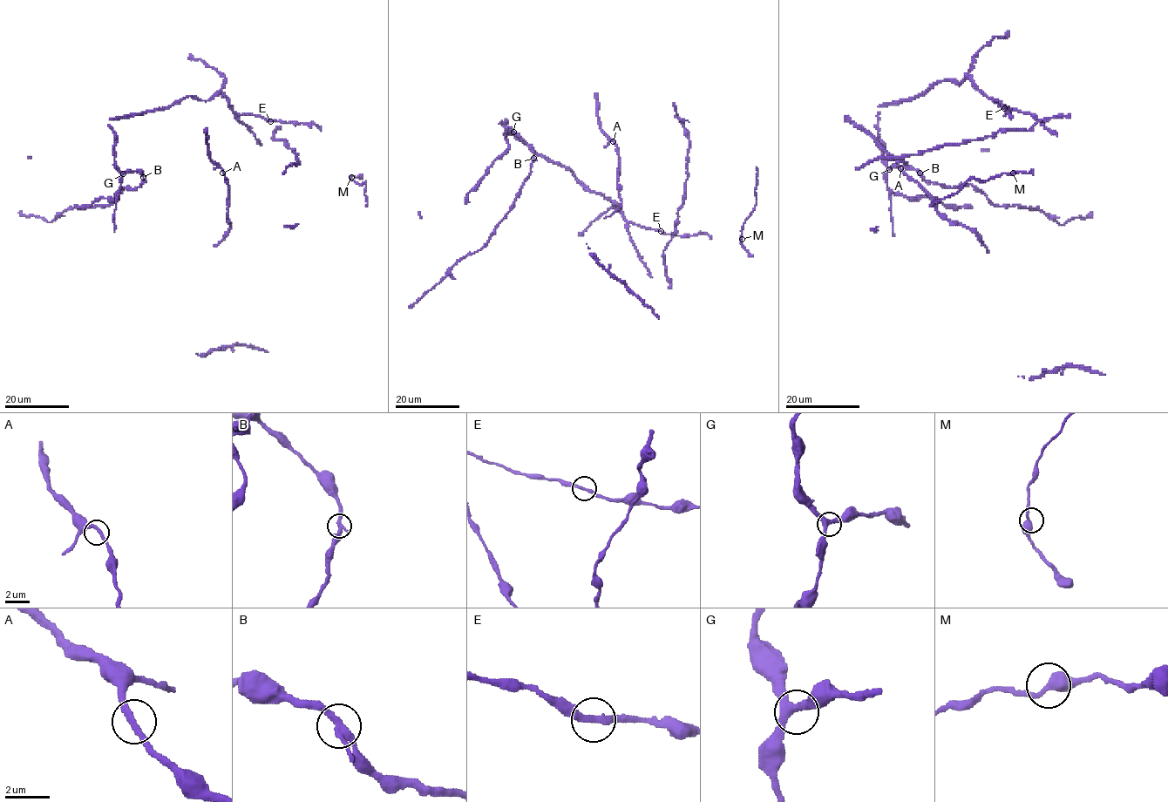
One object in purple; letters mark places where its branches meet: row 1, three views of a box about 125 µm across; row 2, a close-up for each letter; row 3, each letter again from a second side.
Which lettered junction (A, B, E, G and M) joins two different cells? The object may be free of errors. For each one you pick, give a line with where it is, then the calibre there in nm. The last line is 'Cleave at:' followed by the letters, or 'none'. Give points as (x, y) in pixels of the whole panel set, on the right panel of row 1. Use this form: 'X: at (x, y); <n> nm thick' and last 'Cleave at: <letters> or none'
Cleave at: none

